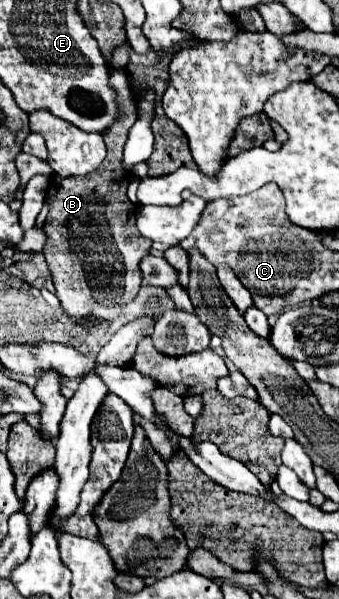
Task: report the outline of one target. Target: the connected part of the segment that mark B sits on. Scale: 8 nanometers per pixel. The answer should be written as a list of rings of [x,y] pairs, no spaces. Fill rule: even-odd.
[[[113,69],[109,77],[109,85],[117,89],[117,97],[121,97],[123,115],[117,117],[117,125],[109,125],[105,129],[103,141],[107,145],[107,157],[97,169],[97,173],[89,173],[83,177],[53,177],[45,203],[49,205],[45,233],[47,241],[43,247],[43,255],[47,257],[51,277],[57,289],[57,297],[63,309],[83,321],[89,311],[107,311],[107,307],[125,307],[135,299],[141,285],[139,261],[149,253],[149,239],[141,237],[135,227],[135,211],[125,197],[129,185],[129,173],[121,169],[121,153],[125,145],[125,137],[137,121],[137,109],[131,97],[127,73],[123,69]],[[111,177],[111,179],[109,179]],[[109,203],[125,203],[125,249],[109,249],[115,239],[121,239],[121,233],[115,235],[109,227],[107,205]]]

